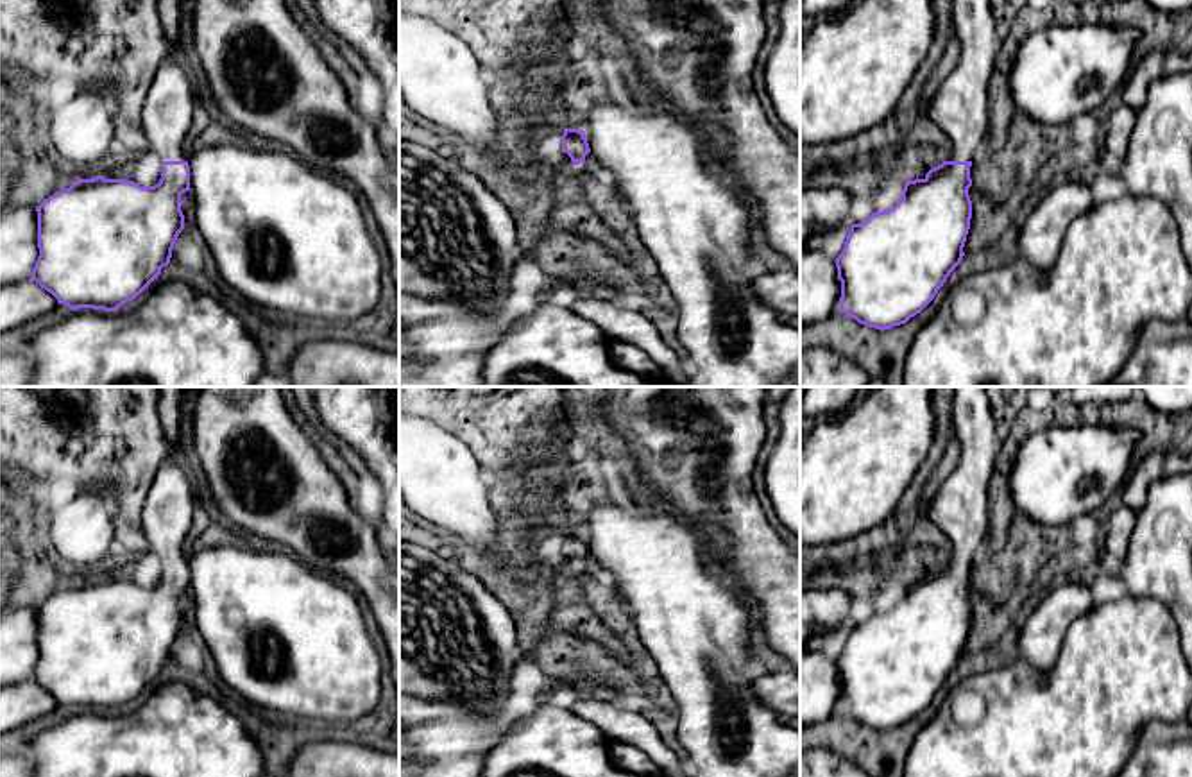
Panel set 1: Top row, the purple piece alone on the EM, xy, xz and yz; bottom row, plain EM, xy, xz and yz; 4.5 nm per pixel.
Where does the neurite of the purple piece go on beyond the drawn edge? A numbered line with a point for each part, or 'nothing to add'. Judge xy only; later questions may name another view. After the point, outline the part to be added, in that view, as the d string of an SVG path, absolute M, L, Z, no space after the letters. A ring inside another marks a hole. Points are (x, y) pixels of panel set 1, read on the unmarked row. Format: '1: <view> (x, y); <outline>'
1: xy (167, 512); M159 387L159 417L163 431L174 449L156 473L141 510L141 530L150 551L161 562L188 562L183 539L192 525L195 503L202 498L192 467L181 457L177 433L183 396L195 387Z

